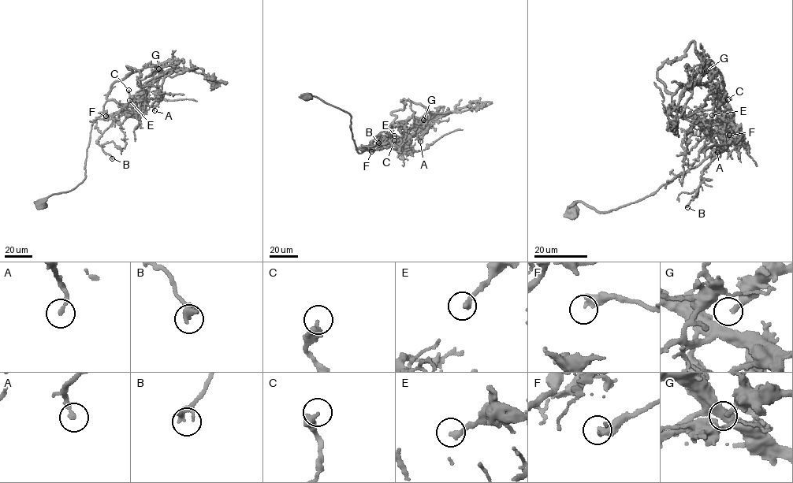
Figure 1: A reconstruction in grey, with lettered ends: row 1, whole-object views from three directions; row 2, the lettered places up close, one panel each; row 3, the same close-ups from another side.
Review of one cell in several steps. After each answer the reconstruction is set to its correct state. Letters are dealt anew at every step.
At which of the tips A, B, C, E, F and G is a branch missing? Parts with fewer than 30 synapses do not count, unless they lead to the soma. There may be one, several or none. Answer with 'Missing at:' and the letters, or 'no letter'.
Missing at: no letter

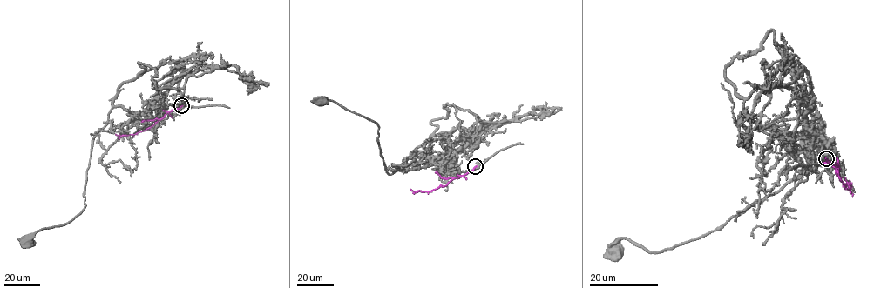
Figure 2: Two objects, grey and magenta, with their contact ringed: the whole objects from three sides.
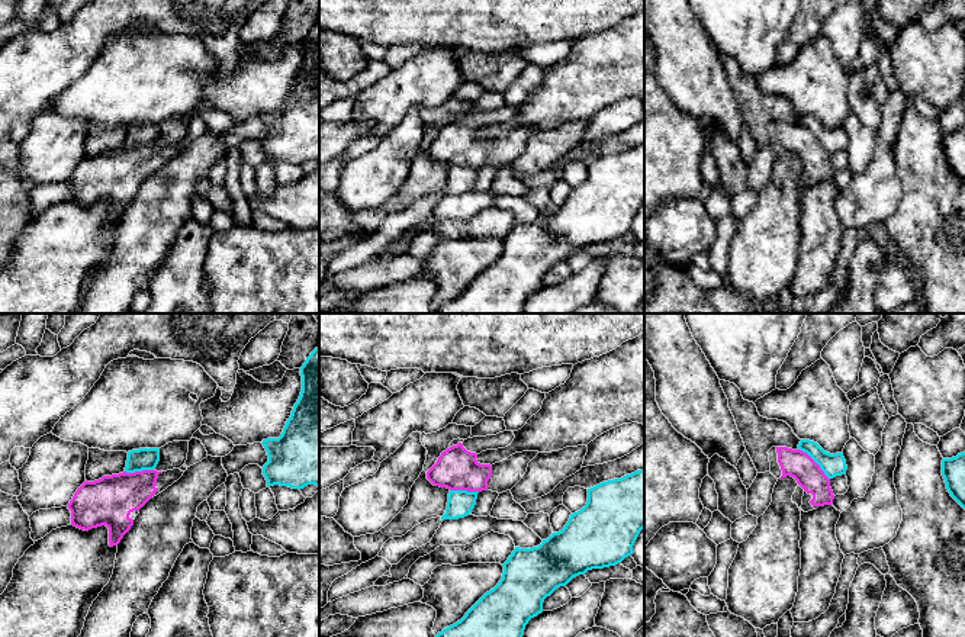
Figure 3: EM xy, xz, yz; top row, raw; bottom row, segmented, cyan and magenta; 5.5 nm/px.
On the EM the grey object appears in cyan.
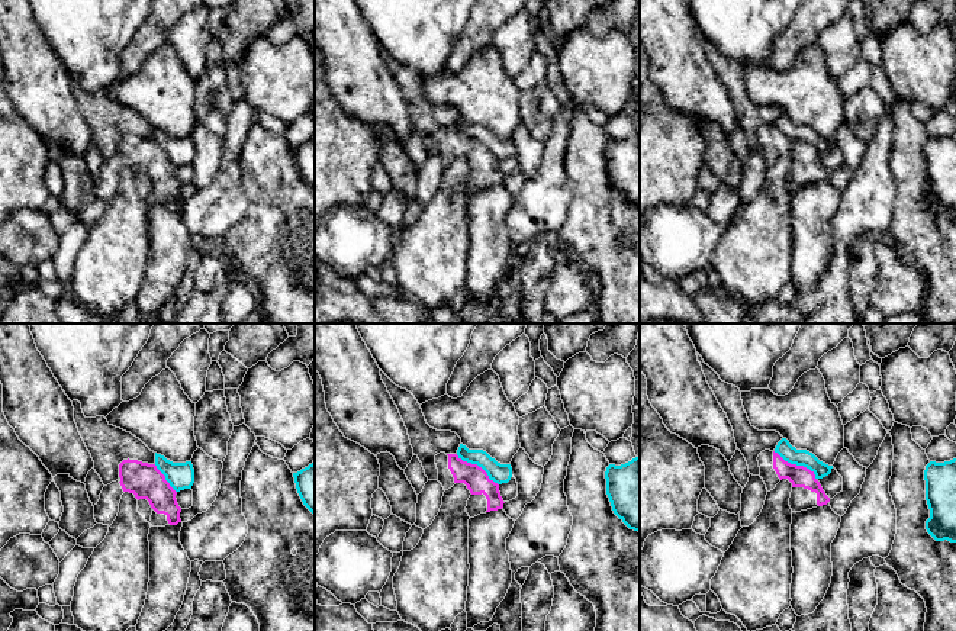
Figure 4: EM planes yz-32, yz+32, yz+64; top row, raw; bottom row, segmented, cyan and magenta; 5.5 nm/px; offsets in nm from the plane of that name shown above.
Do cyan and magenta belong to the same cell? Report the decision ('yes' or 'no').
no

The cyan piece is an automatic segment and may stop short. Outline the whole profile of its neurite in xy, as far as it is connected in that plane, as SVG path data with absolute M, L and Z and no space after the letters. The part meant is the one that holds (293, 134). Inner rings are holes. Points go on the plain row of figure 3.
M319 22L315 23L300 42L302 67L293 81L279 113L263 115L268 136L263 141L267 163L280 160L303 164L308 160L319 163Z

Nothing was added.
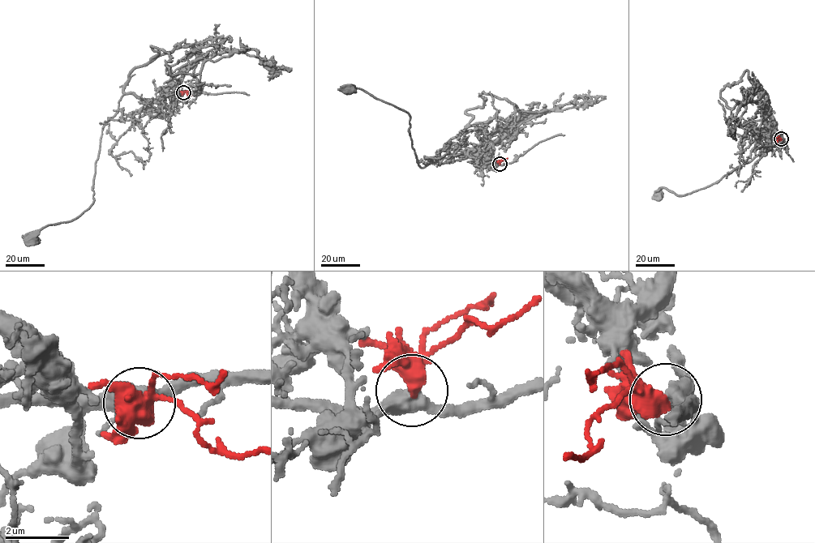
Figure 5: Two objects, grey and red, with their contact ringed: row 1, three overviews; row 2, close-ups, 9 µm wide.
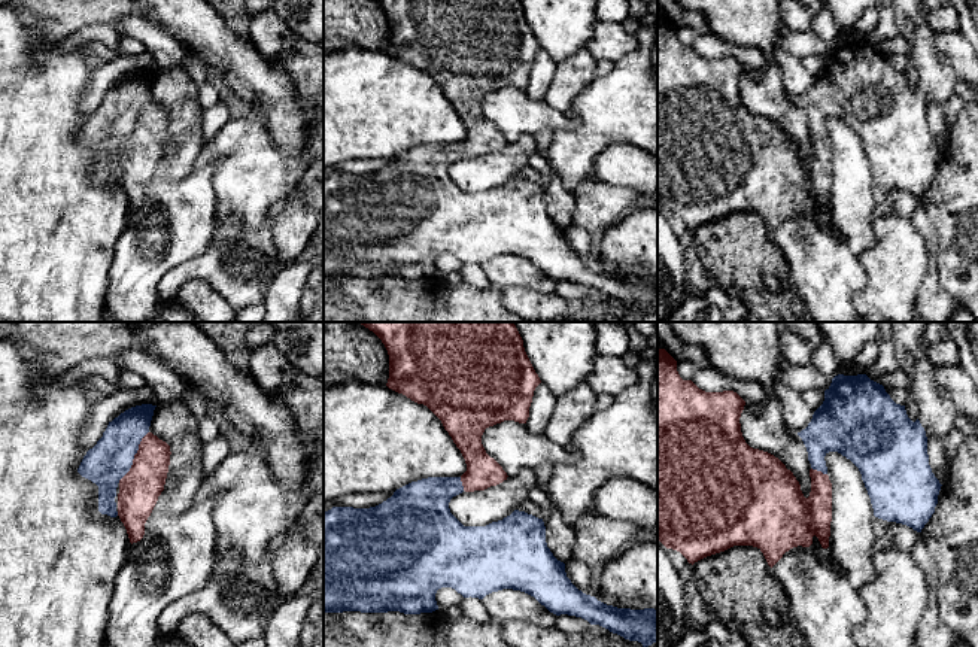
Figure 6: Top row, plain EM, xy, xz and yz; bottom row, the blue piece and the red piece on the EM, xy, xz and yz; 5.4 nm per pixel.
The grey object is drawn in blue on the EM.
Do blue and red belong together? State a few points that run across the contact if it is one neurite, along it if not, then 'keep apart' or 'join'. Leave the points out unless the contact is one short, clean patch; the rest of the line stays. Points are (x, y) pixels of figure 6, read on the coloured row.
join

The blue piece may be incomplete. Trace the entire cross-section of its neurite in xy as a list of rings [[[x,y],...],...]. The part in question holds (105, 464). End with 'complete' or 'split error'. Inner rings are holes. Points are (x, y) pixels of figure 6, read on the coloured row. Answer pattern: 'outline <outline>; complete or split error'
outline [[[136,405],[109,422],[103,437],[86,452],[78,468],[82,477],[98,486],[98,511],[118,516],[131,544],[145,535],[145,523],[164,490],[170,465],[170,446],[149,431],[155,407]]]; split error

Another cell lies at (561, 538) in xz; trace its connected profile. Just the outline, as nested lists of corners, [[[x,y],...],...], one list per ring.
[[[552,504],[550,516],[544,522],[546,526],[546,543],[553,556],[567,562],[572,559],[572,550],[575,546],[575,532],[574,526],[564,522],[561,511]]]

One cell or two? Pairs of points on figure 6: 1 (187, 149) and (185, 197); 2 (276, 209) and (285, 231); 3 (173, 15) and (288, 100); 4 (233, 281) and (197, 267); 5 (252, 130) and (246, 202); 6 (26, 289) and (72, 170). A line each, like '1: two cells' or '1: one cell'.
1: two cells
2: two cells
3: one cell
4: one cell
5: one cell
6: one cell

